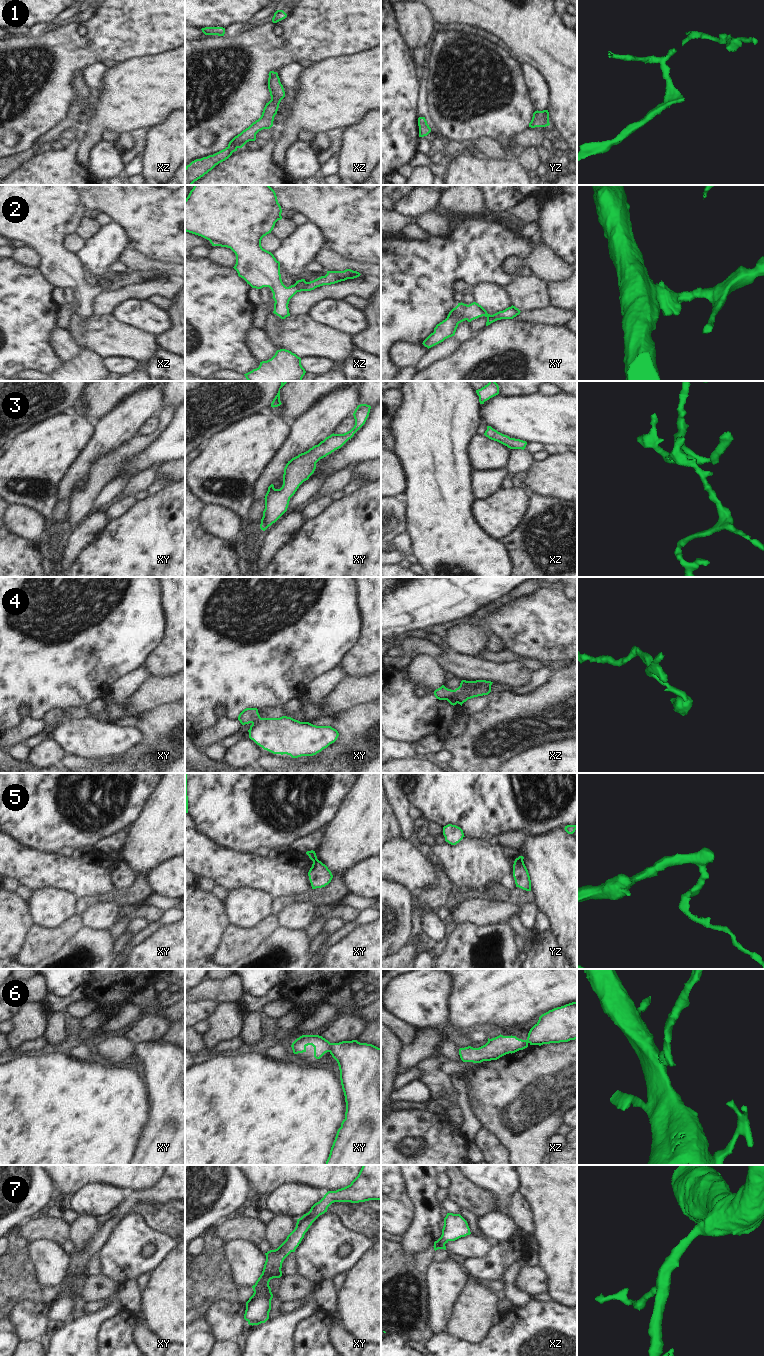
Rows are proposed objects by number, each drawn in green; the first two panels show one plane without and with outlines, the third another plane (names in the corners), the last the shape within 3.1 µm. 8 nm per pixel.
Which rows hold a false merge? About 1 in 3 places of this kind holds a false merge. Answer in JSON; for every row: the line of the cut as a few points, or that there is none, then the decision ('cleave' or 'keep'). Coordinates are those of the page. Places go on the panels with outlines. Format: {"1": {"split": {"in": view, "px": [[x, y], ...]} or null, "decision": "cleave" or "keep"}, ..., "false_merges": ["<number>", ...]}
{"1": {"split": null, "decision": "keep"}, "2": {"split": null, "decision": "keep"}, "3": {"split": null, "decision": "keep"}, "4": {"split": {"in": "xz", "px": [[454, 690], [446, 699]]}, "decision": "cleave"}, "5": {"split": {"in": "xy", "px": [[316, 857], [313, 862]]}, "decision": "cleave"}, "6": {"split": {"in": "xy", "px": [[331, 1043], [329, 1051]]}, "decision": "cleave"}, "7": {"split": null, "decision": "keep"}, "false_merges": ["4", "5", "6"]}

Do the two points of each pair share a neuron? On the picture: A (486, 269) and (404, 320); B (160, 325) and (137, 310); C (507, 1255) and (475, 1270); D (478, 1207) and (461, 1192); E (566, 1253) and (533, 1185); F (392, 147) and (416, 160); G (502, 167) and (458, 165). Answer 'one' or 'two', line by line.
A: one
B: one
C: one
D: one
E: one
F: two
G: one

